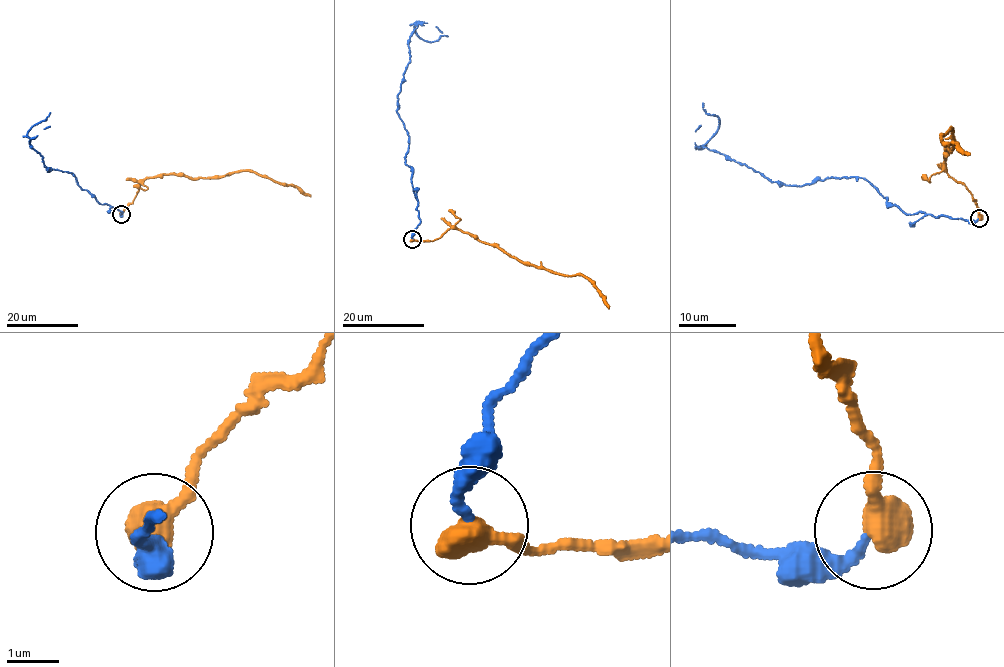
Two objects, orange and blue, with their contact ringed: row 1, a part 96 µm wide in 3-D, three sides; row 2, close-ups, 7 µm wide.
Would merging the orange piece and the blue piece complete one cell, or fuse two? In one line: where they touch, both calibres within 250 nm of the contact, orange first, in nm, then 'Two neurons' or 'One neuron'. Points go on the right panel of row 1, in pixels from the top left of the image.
Place: (979, 218). Thickness 650 nm (orange) against 240 nm. Two neurons

